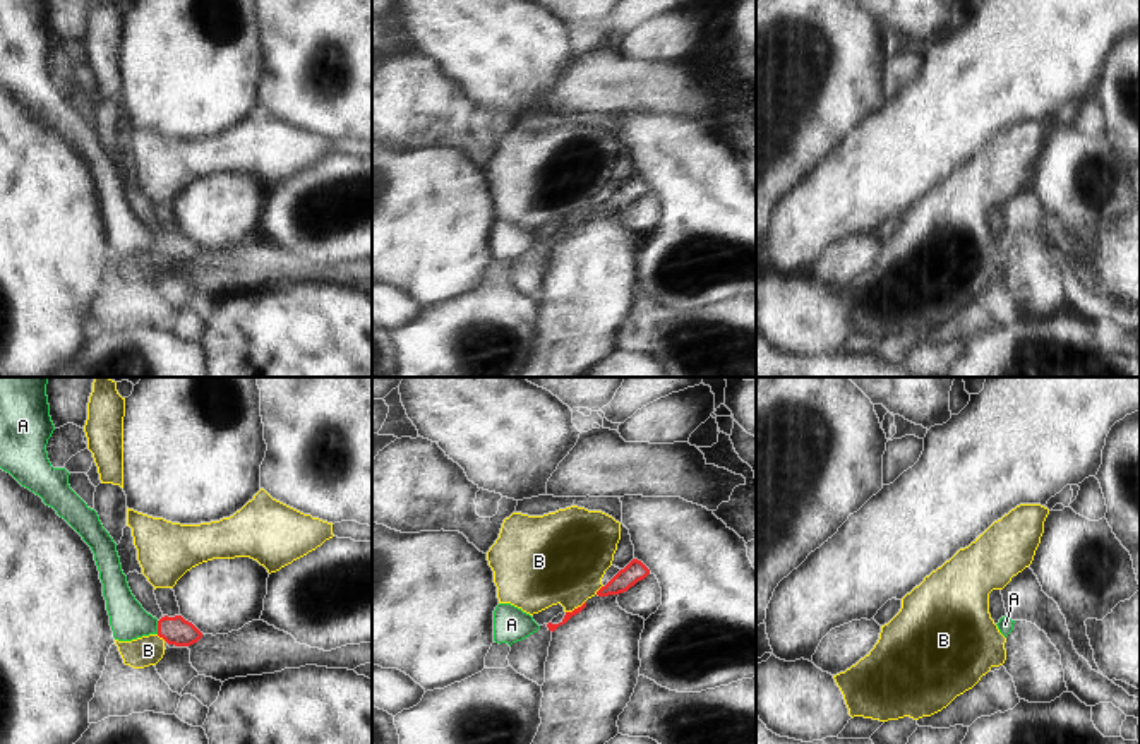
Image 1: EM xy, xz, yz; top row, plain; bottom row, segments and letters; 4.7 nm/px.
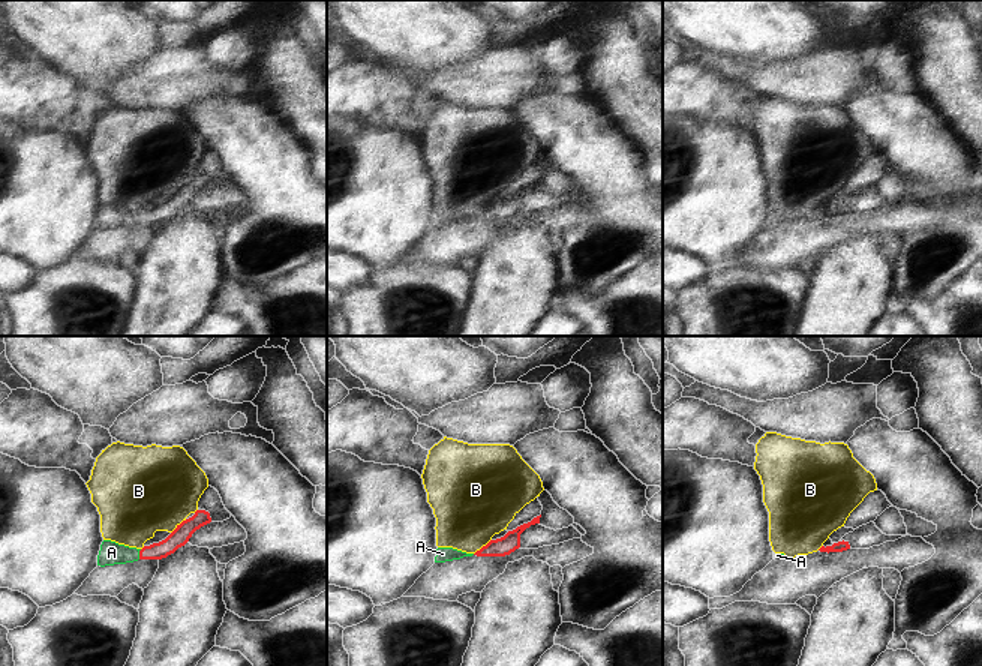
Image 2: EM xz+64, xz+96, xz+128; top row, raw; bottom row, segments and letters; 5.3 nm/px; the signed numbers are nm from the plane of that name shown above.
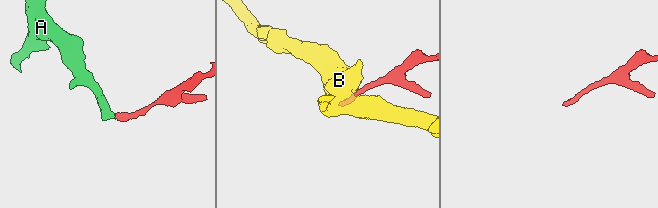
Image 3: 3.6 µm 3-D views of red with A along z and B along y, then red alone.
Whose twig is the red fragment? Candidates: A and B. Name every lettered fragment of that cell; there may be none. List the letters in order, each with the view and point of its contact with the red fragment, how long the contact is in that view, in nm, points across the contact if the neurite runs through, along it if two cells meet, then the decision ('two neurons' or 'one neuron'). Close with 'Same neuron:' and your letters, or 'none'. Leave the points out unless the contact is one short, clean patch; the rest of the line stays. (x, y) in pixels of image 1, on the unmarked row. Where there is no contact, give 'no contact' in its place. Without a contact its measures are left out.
A: xy (158, 244) | 60 nm | one neuron
B: xz (575, 225) | 110 nm | along xz (585, 216), (566, 228) | two neurons
Same neuron: A

